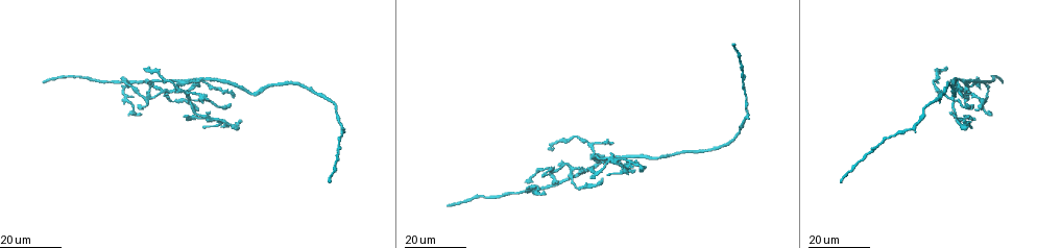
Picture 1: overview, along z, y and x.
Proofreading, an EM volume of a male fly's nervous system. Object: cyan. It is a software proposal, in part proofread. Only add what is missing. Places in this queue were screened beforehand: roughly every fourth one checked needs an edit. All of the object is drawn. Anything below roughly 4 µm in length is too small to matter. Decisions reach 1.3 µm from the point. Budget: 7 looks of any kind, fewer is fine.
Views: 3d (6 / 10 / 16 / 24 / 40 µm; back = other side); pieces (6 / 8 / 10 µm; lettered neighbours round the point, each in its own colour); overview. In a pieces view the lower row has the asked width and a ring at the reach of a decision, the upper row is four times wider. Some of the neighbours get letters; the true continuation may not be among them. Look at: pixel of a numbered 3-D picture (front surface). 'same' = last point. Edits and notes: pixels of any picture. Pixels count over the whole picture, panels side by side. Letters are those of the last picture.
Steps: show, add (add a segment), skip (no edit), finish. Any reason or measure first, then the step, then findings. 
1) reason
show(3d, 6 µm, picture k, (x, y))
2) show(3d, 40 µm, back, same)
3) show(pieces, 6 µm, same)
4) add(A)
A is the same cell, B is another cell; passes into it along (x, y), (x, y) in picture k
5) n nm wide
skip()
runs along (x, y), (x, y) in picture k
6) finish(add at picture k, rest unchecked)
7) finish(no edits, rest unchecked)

long arm stops here
show(3d, 24 µm, picture 1, (633, 170))

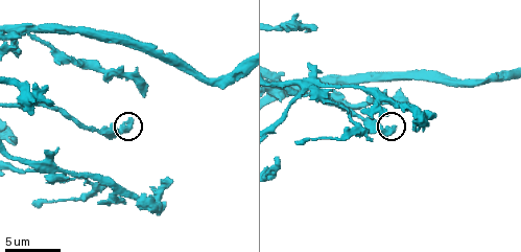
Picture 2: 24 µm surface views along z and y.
show(pieces, 8 µm, picture 2, (130, 118))

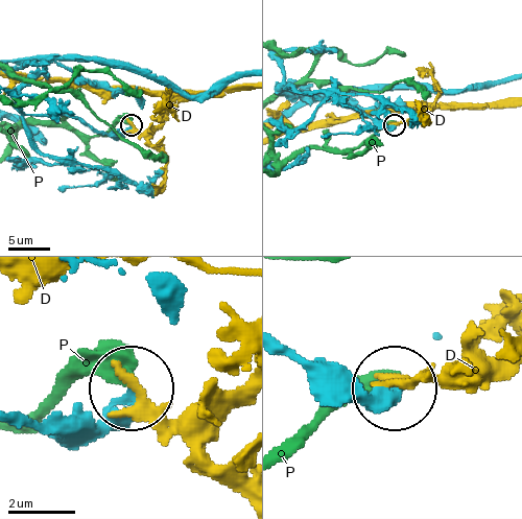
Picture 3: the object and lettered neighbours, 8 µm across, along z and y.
skip()
D and P are other cells; runs along (17, 417), (84, 422), (132, 392) in picture 3; no lettered segment goes on from it

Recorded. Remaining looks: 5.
branch stops here
show(3d, 16 µm, picture 1, (945, 67))

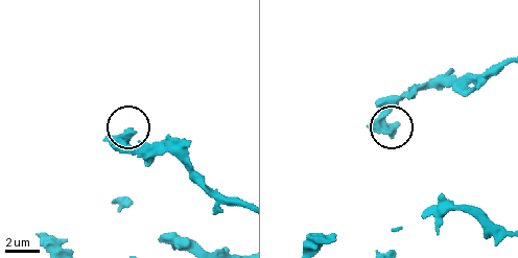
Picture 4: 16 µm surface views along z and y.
show(pieces, 10 µm, picture 4, (389, 136))

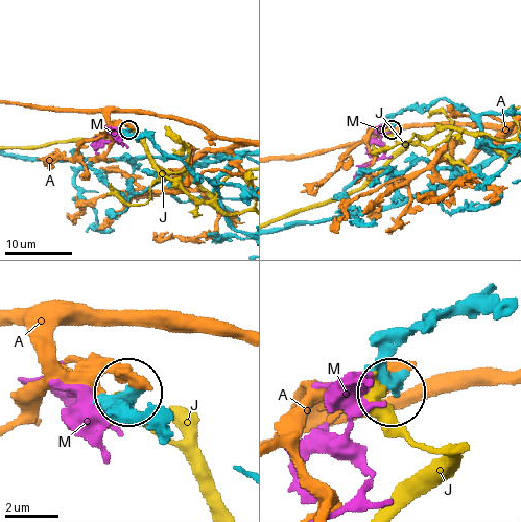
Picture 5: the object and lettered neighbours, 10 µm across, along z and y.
skip()
A, J and M are other cells; runs along (478, 122), (440, 99), (401, 110), (391, 128) in picture 5; none of them fits

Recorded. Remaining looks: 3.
an open end
show(3d, 16 µm, picture 1, (448, 204))

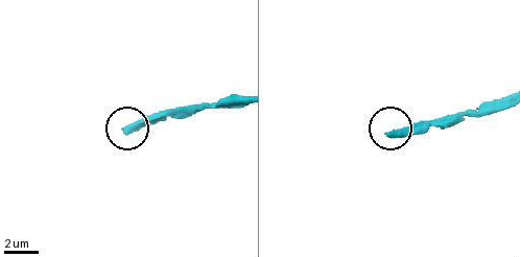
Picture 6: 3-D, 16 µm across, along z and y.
show(pieces, 8 µm, picture 6, (128, 129))

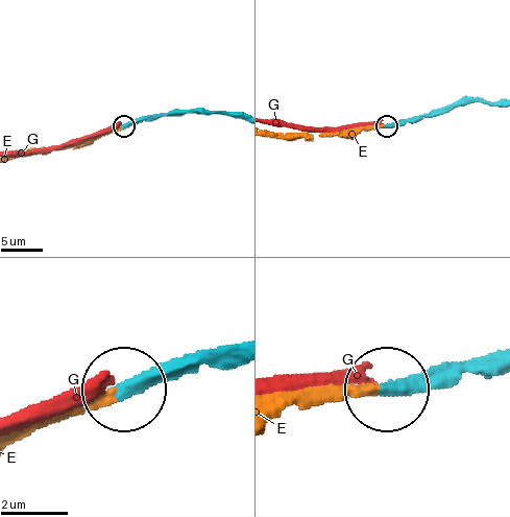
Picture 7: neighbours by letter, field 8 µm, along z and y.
add(E)
E is the same cell, G is another cell; it goes on there

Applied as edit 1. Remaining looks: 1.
finish(add at picture 7, rest unchecked)

